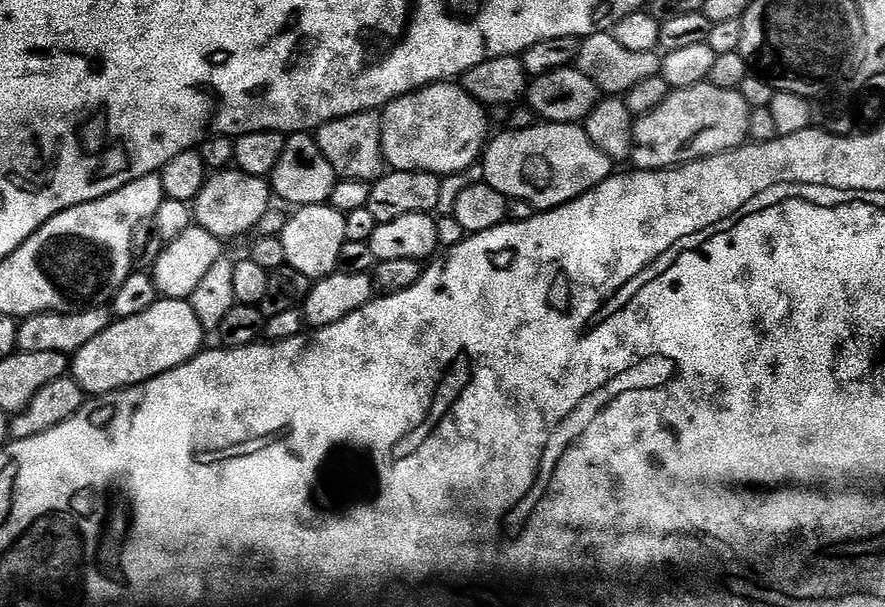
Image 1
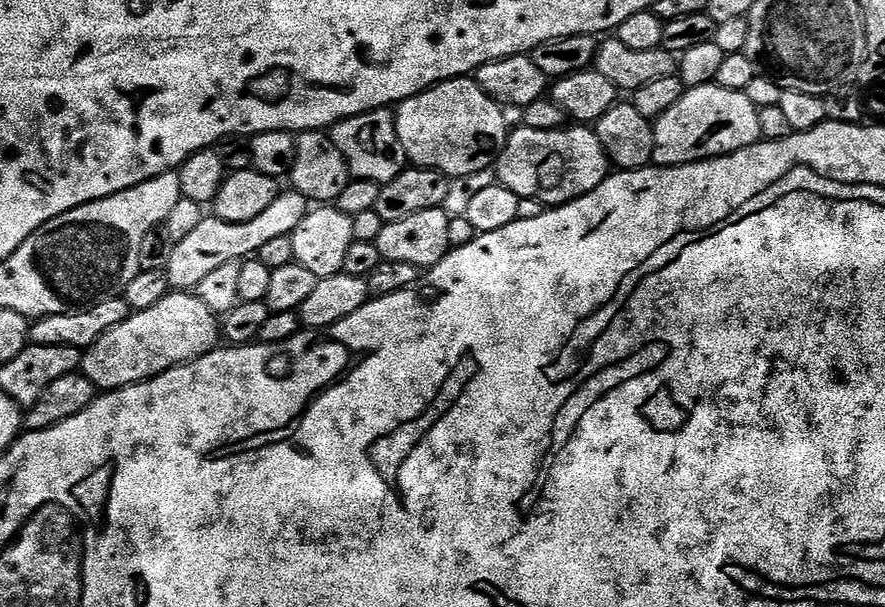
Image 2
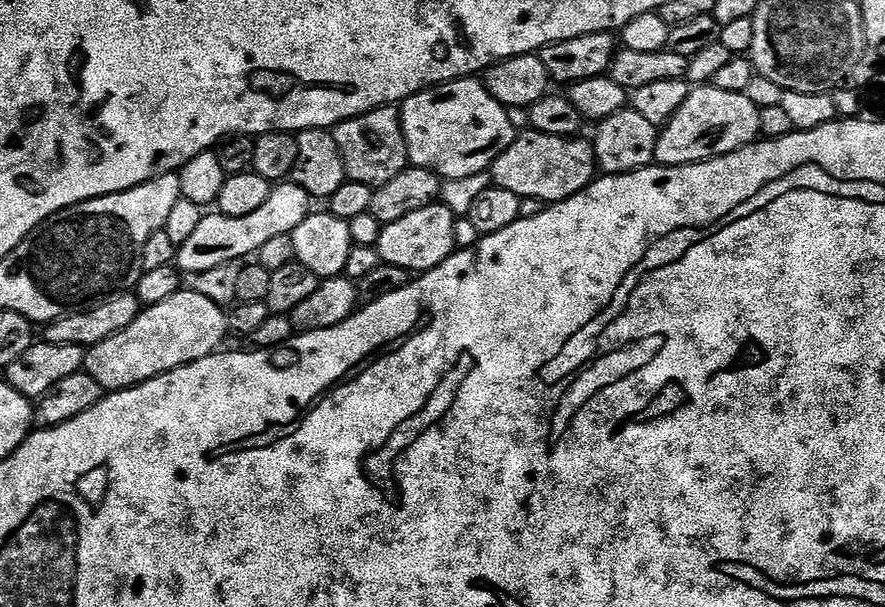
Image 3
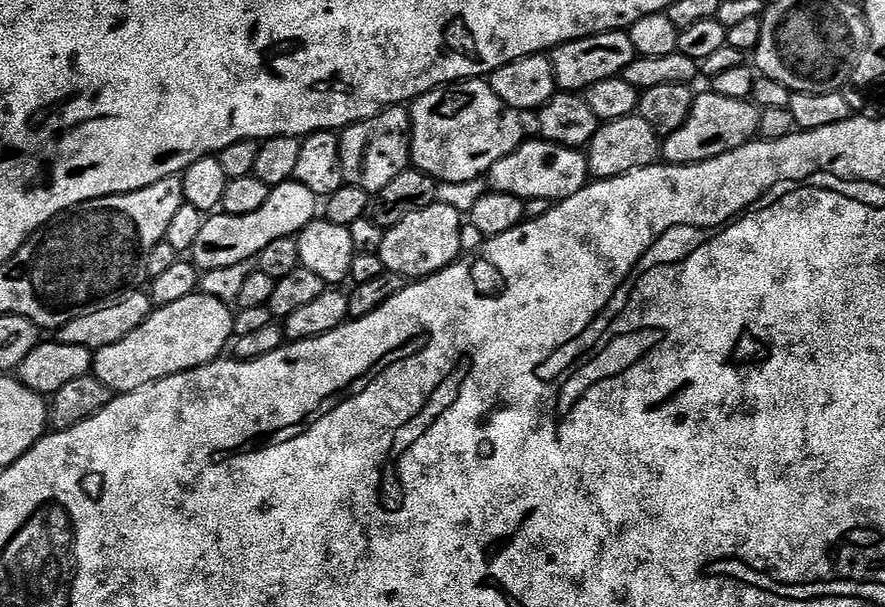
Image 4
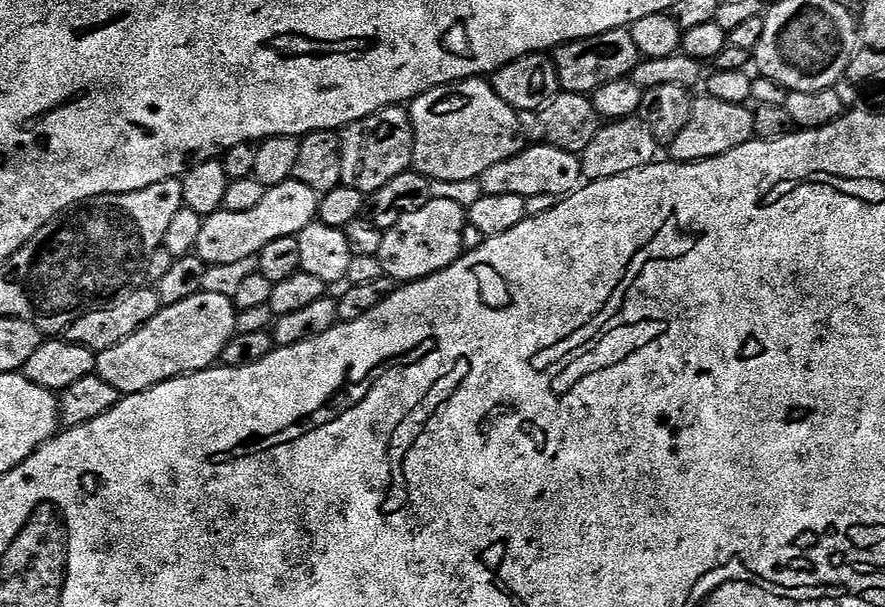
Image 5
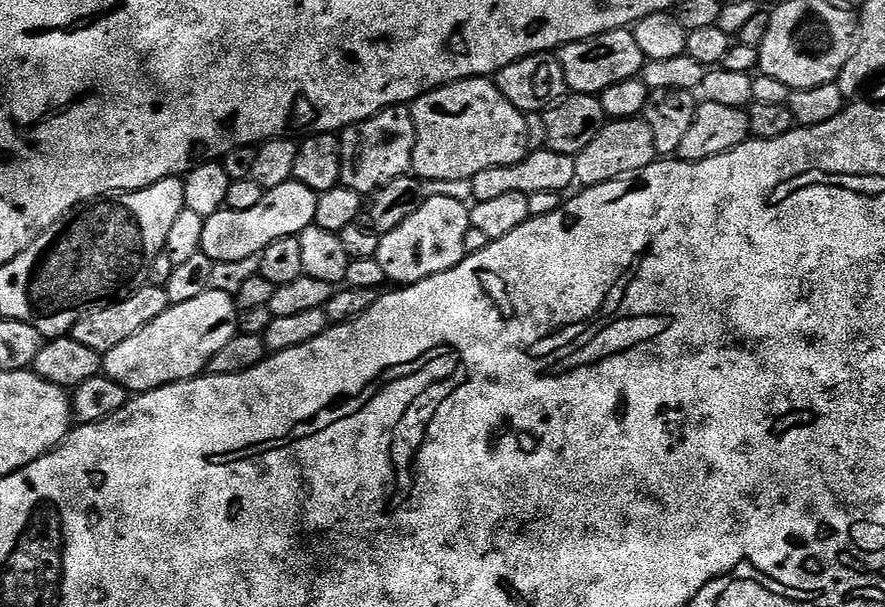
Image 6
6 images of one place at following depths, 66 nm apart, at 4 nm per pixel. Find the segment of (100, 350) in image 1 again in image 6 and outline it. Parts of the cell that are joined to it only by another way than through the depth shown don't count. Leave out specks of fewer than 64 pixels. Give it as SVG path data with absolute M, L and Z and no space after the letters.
M206 291L188 302L169 306L150 326L142 326L134 338L126 338L114 350L103 353L102 372L129 393L153 392L179 380L193 380L208 363L238 335L238 309L234 297L225 292Z

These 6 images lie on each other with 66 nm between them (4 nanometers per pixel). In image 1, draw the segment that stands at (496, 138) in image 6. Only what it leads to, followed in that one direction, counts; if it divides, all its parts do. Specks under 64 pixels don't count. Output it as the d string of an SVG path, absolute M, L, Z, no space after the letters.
M456 82L429 84L405 96L399 96L384 105L379 113L382 150L389 169L401 172L432 172L441 178L455 176L466 171L481 159L482 153L490 139L490 116L485 105L476 101L467 90Z

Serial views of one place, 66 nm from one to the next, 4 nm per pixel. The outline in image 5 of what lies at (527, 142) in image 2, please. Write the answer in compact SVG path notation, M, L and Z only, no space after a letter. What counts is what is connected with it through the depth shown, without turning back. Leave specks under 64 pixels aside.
M547 142L526 146L514 158L506 158L506 162L498 162L498 166L490 166L486 174L479 178L483 195L518 194L522 197L550 194L557 198L572 195L581 187L584 171L577 153L556 148Z

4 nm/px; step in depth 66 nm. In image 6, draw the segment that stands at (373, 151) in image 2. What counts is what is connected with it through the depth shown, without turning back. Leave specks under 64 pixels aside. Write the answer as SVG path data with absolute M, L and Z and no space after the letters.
M408 106L383 108L376 116L352 124L339 133L342 154L340 183L361 194L376 192L400 176L412 172L412 155L416 145L416 127Z

